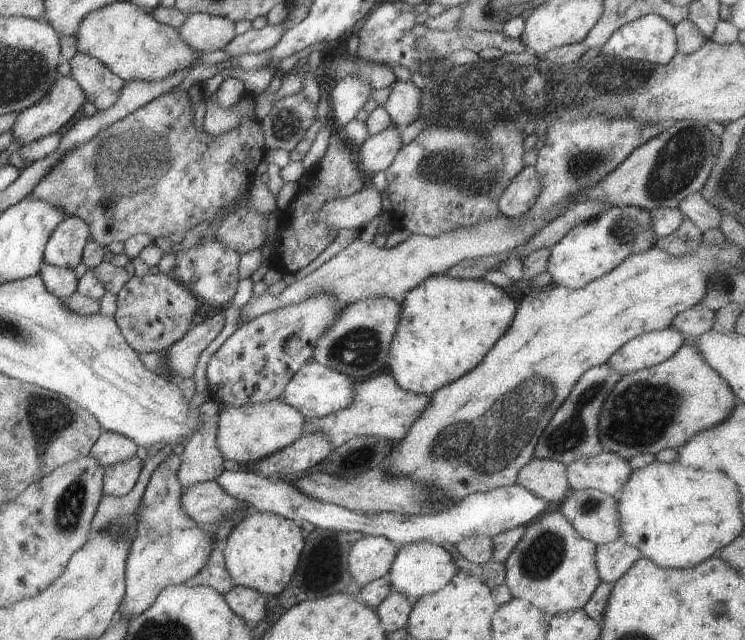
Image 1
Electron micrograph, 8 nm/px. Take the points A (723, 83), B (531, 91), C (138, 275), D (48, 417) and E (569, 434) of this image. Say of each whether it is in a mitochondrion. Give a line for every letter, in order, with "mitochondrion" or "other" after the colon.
A: other
B: mitochondrion
C: other
D: mitochondrion
E: mitochondrion

